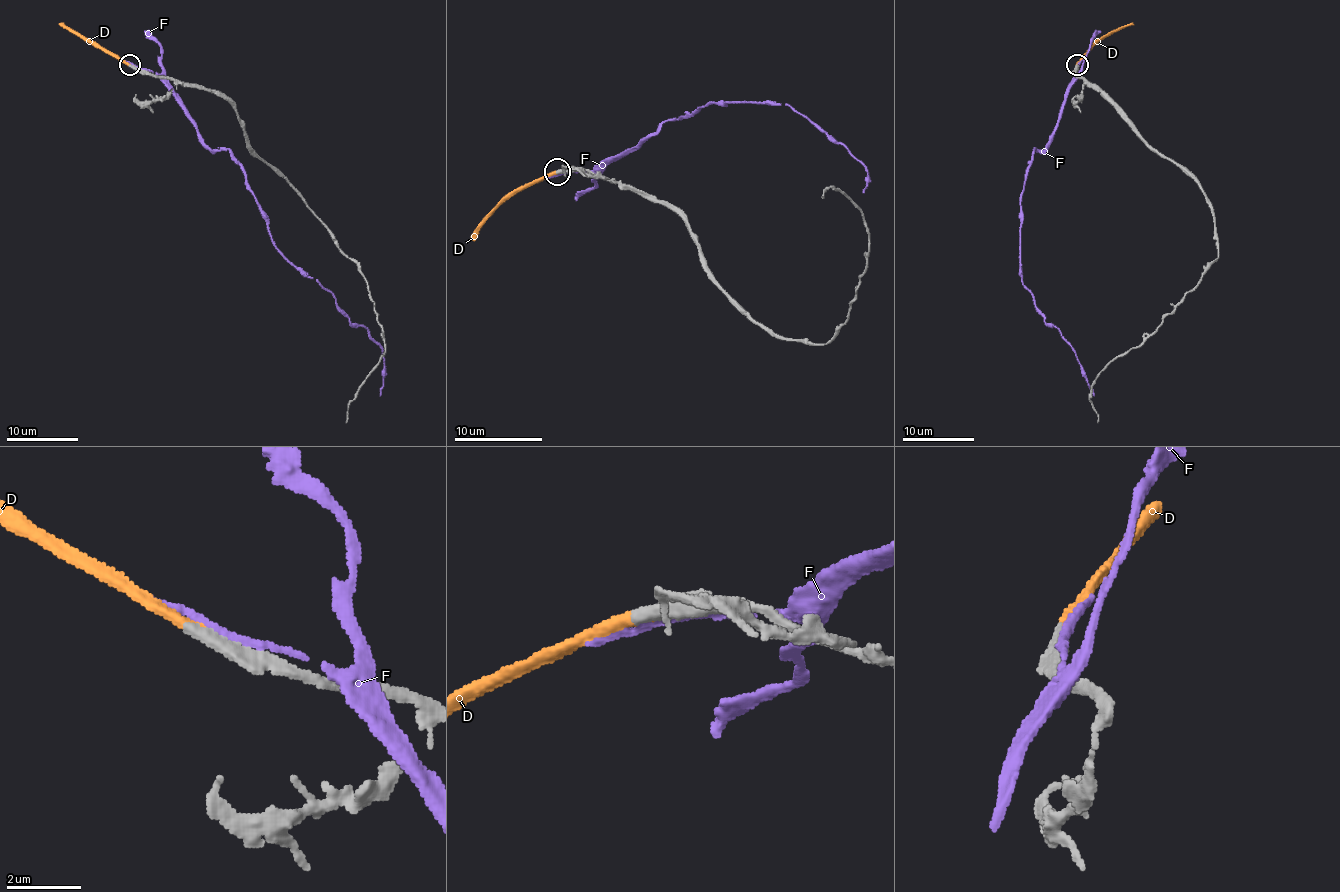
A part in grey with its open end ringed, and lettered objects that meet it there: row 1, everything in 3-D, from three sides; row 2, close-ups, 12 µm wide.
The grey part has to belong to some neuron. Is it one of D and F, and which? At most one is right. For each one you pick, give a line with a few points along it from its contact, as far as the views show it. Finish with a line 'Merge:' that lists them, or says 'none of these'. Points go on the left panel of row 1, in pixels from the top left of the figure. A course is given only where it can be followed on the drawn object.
D: course (132, 66), (96, 48), (78, 32), (58, 23)
Merge: D

